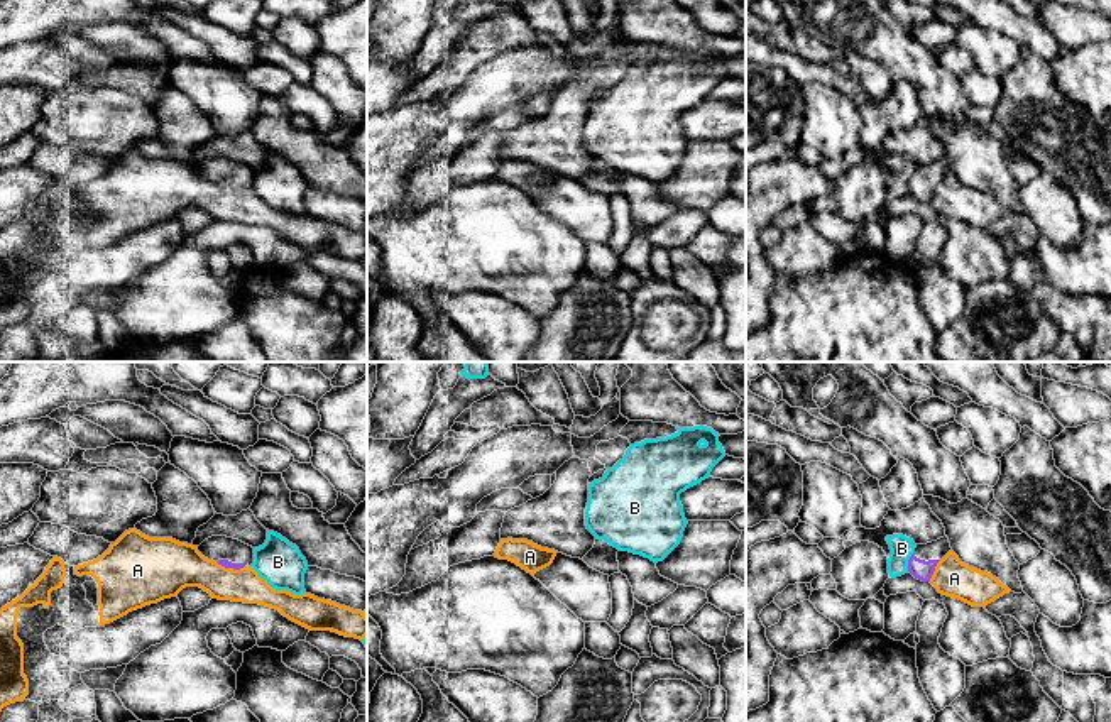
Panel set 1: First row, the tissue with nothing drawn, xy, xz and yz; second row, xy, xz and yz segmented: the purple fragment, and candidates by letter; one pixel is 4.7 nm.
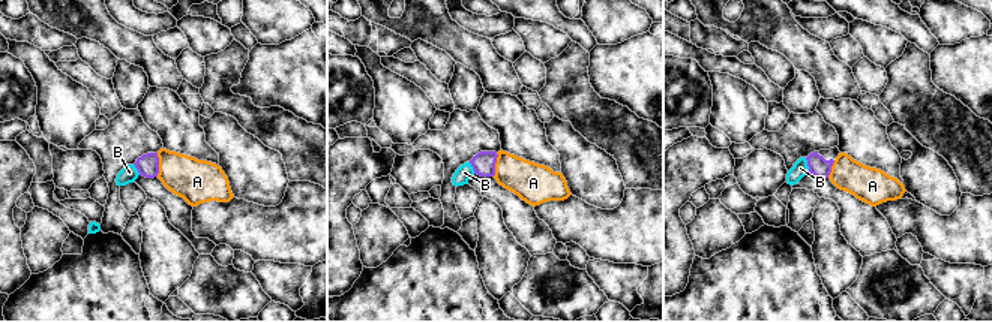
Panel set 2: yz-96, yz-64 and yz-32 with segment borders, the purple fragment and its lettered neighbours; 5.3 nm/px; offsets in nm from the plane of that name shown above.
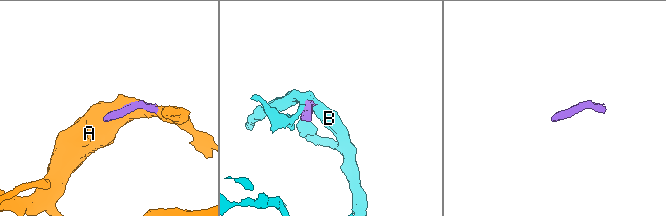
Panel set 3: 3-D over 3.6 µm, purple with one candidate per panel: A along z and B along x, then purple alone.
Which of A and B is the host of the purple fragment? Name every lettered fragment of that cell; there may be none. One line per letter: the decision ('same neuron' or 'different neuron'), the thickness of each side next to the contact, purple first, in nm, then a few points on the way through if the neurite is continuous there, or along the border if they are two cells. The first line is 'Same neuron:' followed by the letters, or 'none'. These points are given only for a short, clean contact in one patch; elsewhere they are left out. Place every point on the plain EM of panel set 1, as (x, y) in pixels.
Same neuron: none
A: different neuron | 90/180 nm
B: different neuron | 90/110 nm

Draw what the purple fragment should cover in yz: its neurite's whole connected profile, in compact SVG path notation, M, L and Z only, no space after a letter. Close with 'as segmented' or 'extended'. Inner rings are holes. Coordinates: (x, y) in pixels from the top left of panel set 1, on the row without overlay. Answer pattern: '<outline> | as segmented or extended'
M947 157L927 166L917 166L915 174L908 181L908 193L922 203L930 203L937 184L949 172L952 169Z | extended

